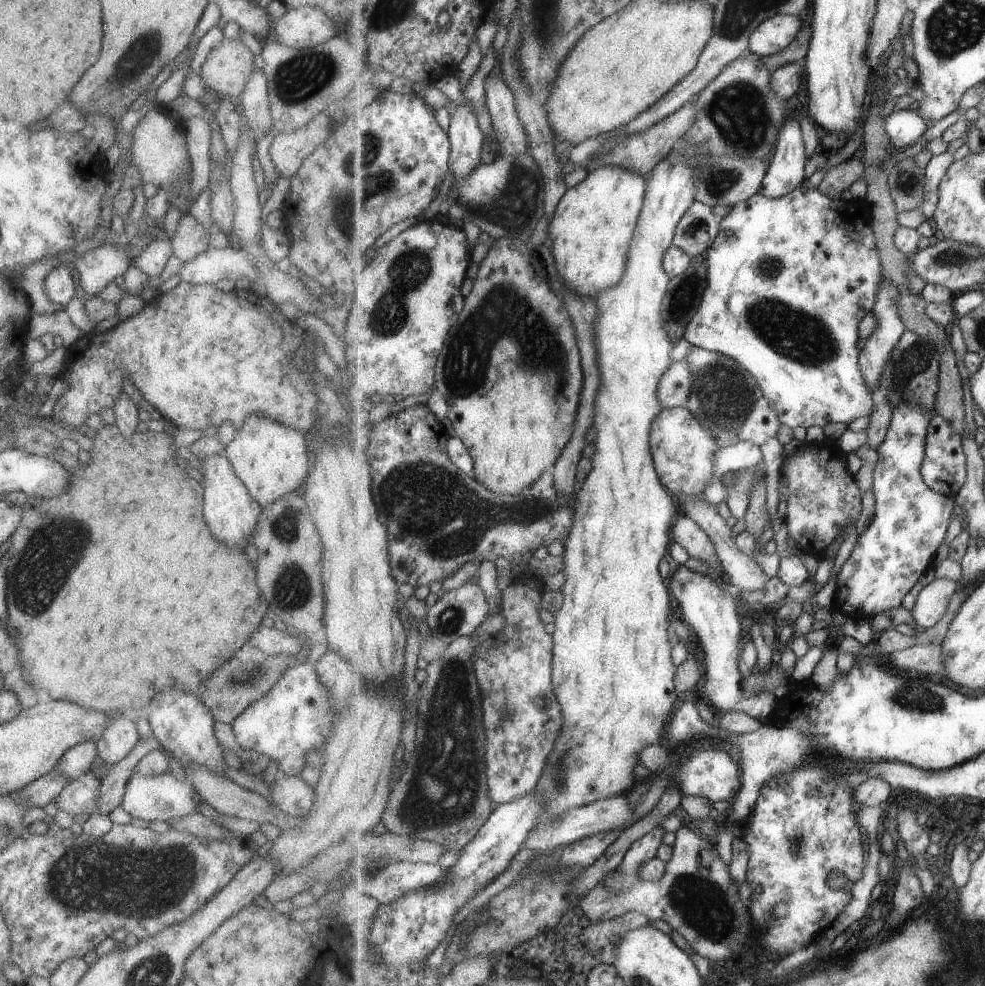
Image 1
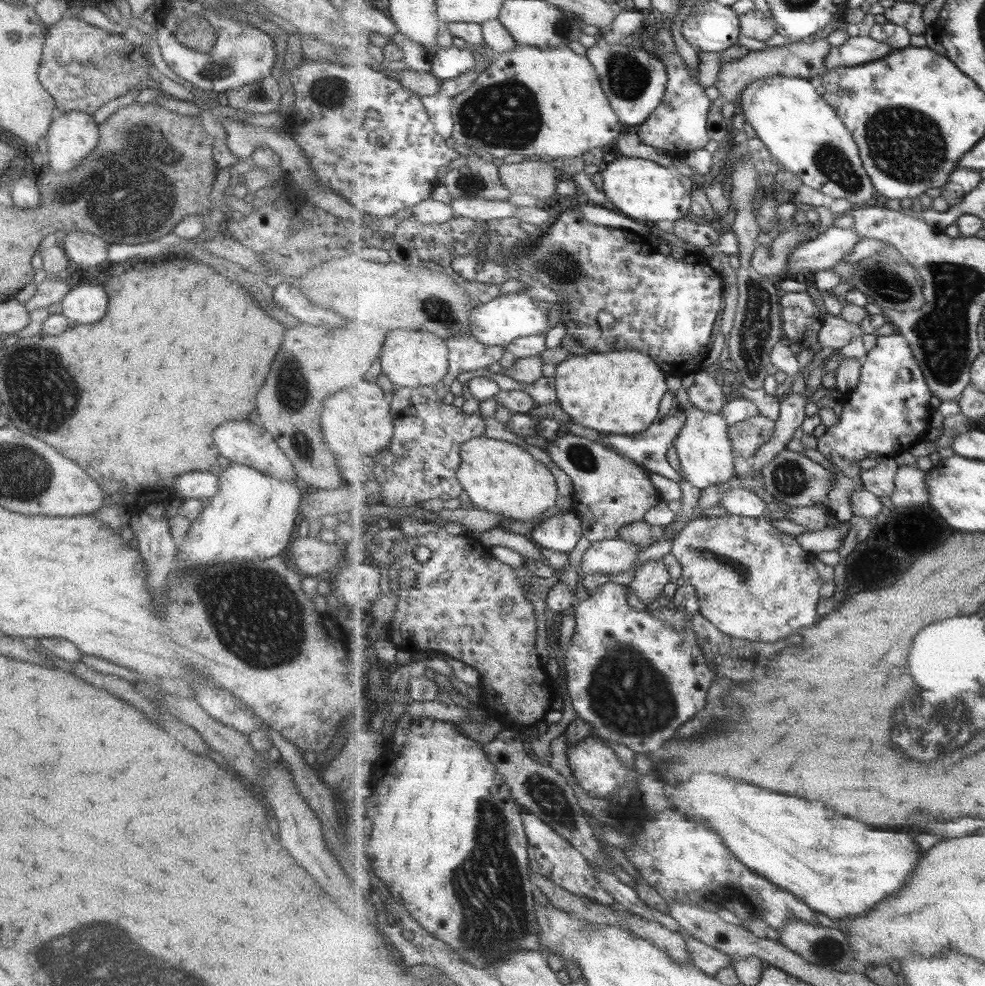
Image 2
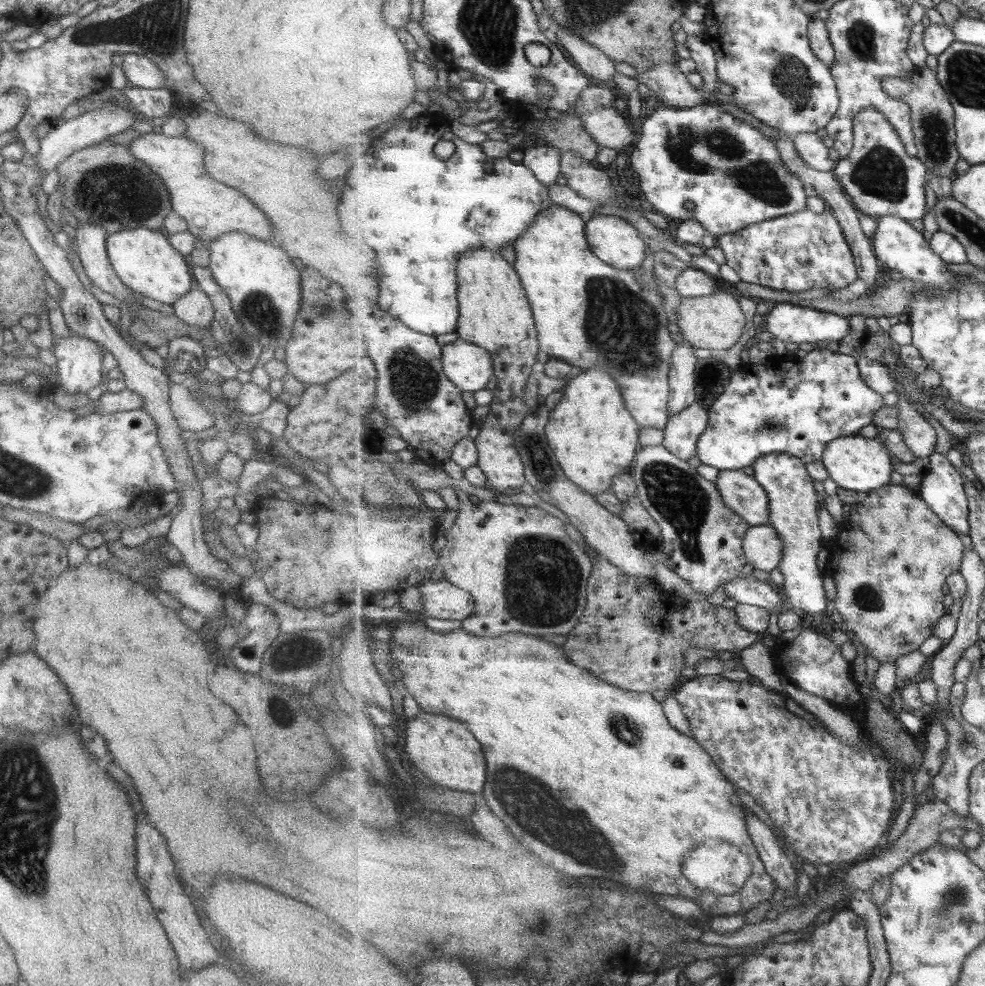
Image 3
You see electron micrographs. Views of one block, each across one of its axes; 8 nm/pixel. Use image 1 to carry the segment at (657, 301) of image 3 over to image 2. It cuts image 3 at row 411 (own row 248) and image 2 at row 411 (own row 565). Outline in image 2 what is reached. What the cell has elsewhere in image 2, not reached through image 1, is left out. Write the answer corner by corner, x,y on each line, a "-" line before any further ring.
629,349
570,355
556,368
559,403
572,421
607,434
637,435
659,416
659,404
672,382
648,354

